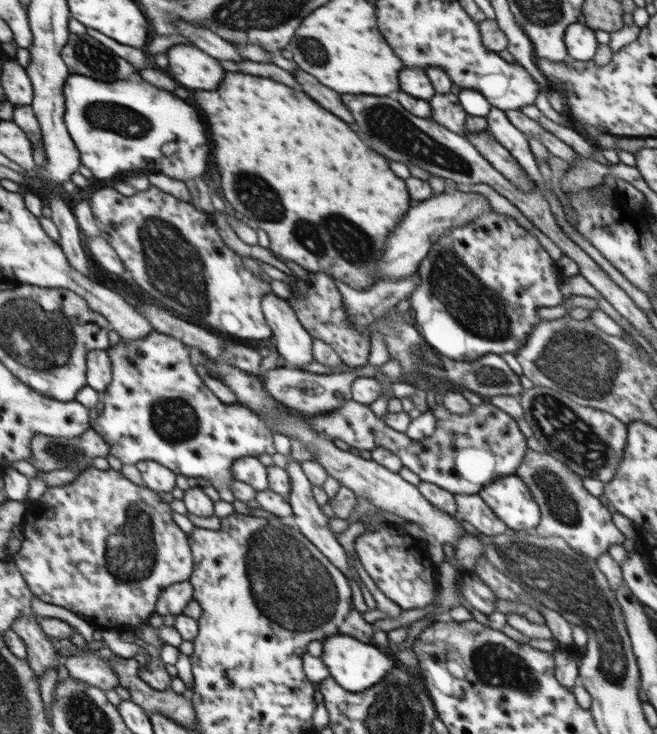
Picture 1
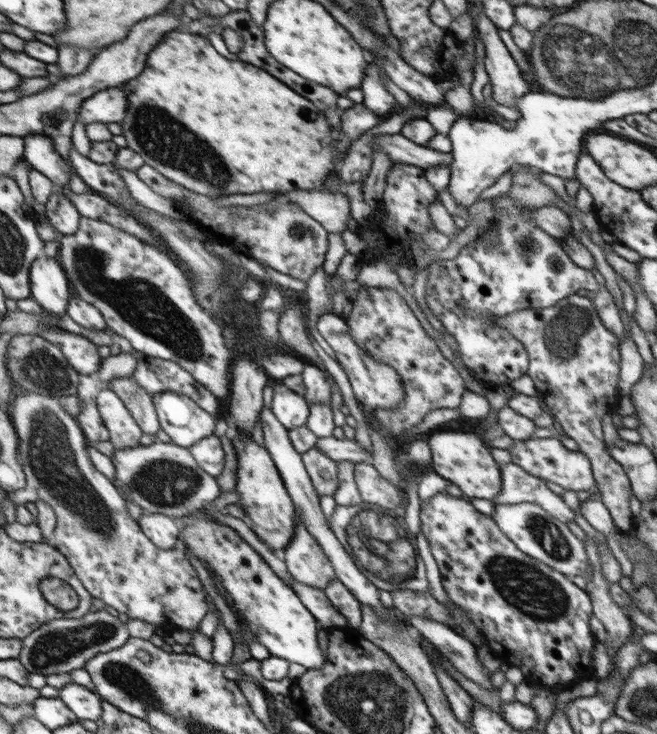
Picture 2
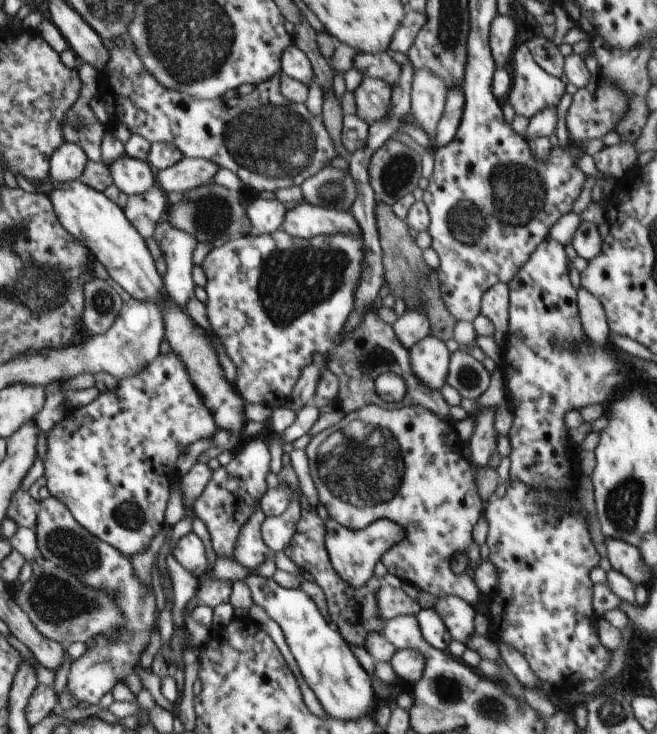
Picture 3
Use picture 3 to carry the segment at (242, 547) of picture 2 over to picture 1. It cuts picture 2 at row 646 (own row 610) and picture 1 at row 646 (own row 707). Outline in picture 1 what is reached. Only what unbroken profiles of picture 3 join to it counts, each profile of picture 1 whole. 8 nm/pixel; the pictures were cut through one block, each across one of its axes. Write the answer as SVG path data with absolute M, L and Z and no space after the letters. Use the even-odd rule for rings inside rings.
M336 634L322 641L324 652L322 662L328 666L331 677L343 688L350 692L362 693L366 689L386 678L395 663L385 652L374 644L361 642L348 634Z

